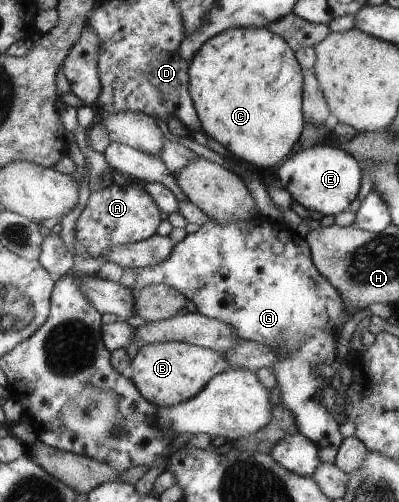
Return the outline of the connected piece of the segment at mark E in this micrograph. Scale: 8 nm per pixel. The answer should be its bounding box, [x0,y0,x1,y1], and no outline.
[275,145,364,216]

